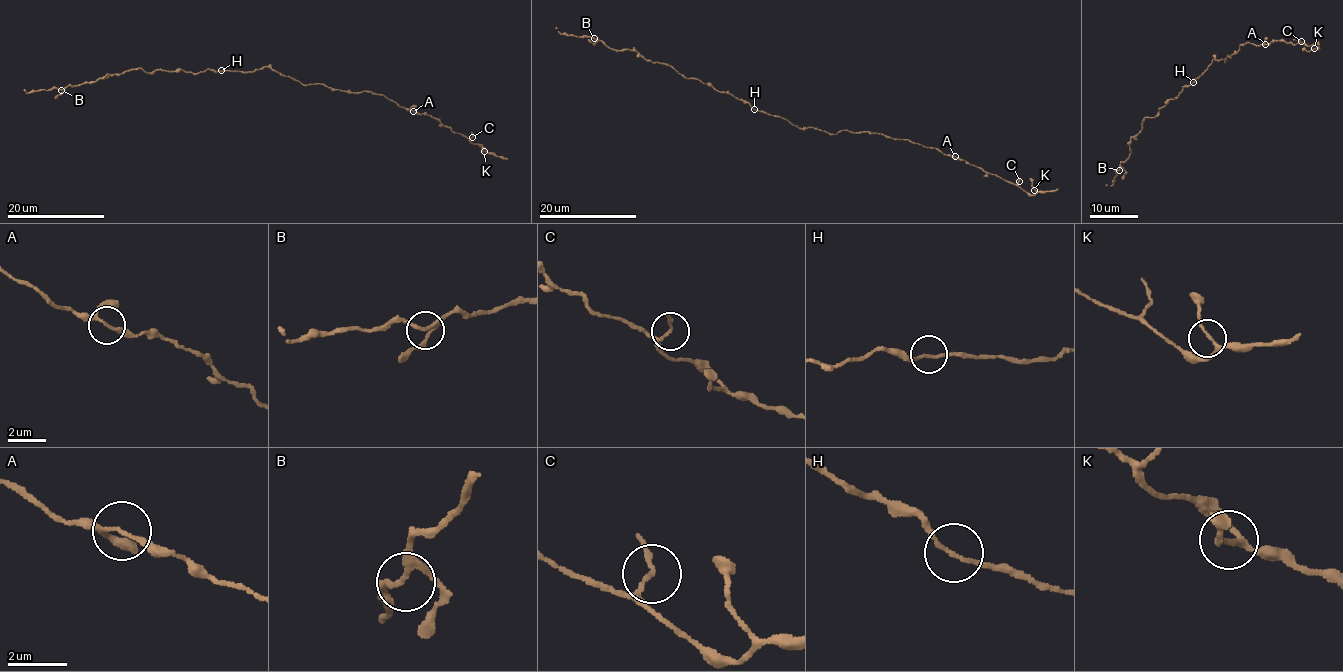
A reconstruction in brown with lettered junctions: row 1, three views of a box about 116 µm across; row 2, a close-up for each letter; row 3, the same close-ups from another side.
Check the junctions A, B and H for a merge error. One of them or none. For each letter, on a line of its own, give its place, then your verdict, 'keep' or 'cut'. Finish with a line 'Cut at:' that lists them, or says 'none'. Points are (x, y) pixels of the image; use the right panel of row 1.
A: place (1265, 44); keep
B: place (1119, 170); keep
H: place (1193, 82); keep
Cut at: none

